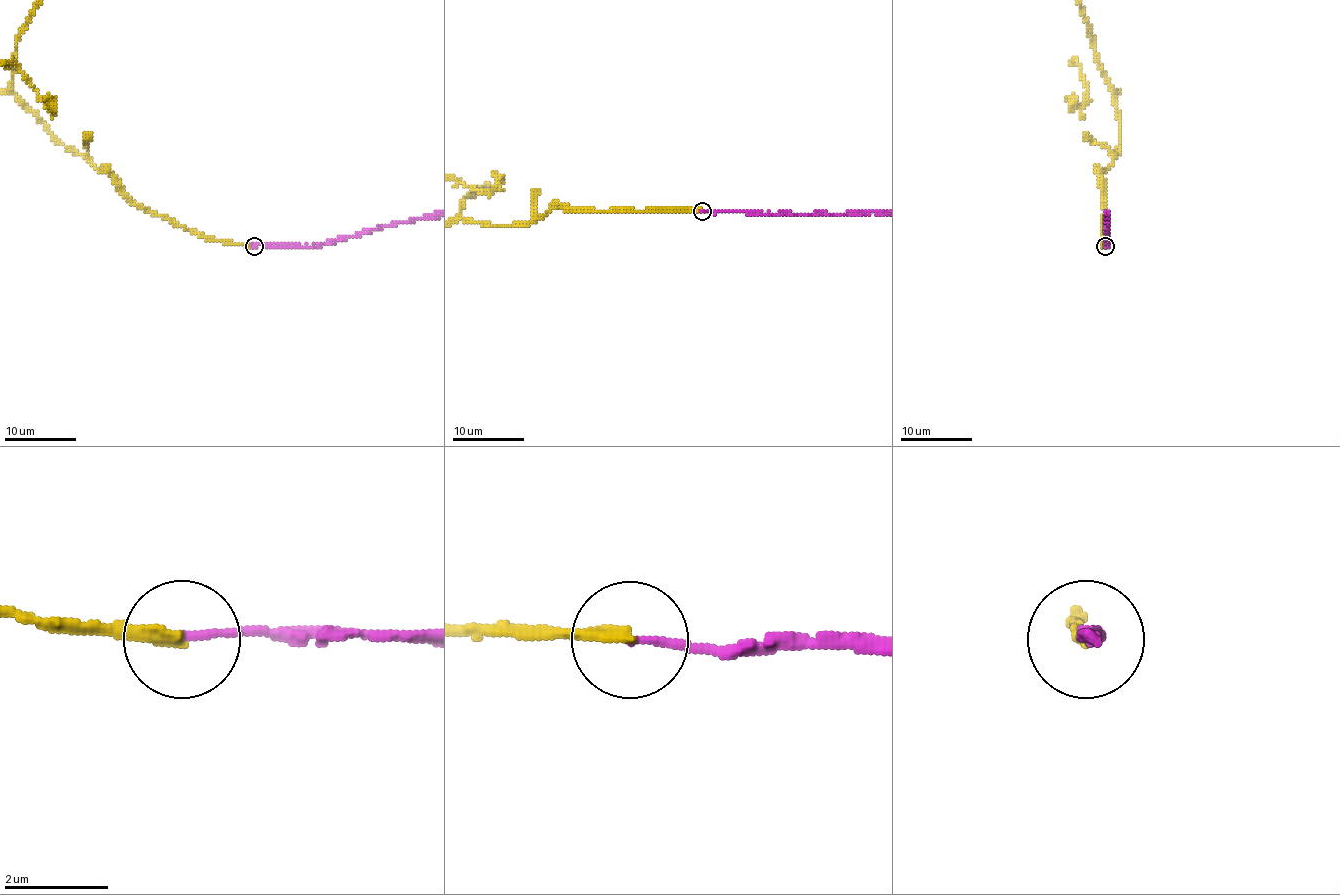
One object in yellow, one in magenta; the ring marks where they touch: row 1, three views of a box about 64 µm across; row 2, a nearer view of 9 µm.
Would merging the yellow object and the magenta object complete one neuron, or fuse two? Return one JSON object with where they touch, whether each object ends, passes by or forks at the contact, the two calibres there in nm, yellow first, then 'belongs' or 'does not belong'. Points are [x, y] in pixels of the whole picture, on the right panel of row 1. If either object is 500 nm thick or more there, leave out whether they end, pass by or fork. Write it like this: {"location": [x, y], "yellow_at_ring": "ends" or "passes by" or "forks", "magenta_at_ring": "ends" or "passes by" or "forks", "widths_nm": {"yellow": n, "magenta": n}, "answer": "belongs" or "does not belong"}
{"location": [1105, 246], "yellow_at_ring": "ends", "magenta_at_ring": "ends", "widths_nm": {"yellow": 240, "magenta": 140}, "answer": "does not belong"}

